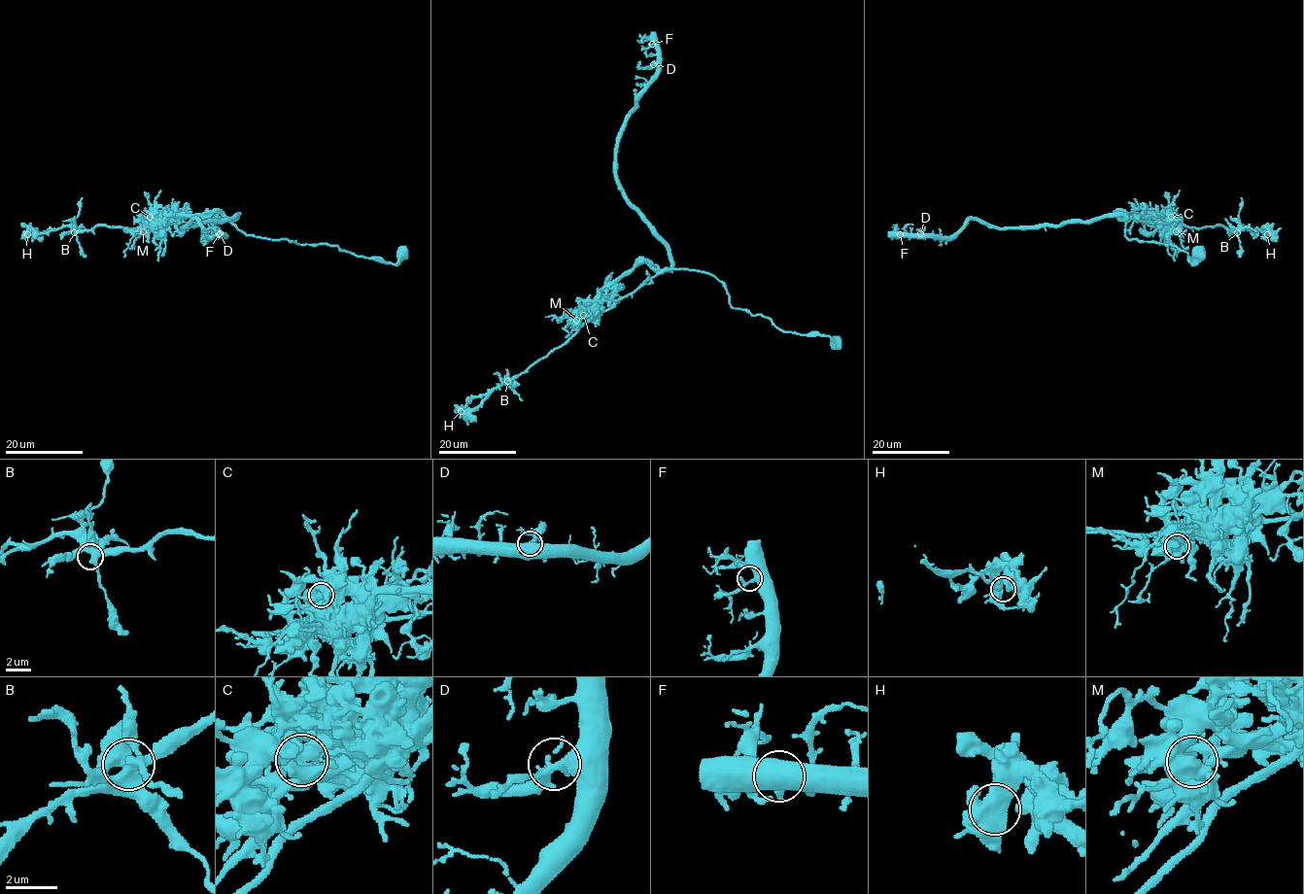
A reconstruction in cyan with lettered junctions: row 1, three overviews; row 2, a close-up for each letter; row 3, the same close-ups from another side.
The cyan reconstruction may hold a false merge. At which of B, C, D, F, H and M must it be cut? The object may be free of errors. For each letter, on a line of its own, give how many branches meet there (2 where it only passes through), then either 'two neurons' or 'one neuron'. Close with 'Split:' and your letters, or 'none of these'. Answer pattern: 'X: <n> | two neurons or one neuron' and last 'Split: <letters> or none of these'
B: 3 | one neuron
C: 3 | two neurons
D: 3 | one neuron
F: 3 | one neuron
H: 3 | one neuron
M: 3 | one neuron
Split: C

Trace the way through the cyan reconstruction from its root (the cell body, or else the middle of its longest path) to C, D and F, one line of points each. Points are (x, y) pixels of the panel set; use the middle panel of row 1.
C: (837, 341), (780, 330), (768, 318), (734, 308), (714, 276), (685, 268), (665, 269), (583, 315)
D: (837, 341), (785, 332), (734, 308), (708, 273), (666, 269), (669, 246), (616, 174), (616, 138), (653, 64)
F: (837, 341), (734, 308), (708, 273), (666, 269), (669, 246), (616, 174), (616, 138), (656, 72), (652, 44)

